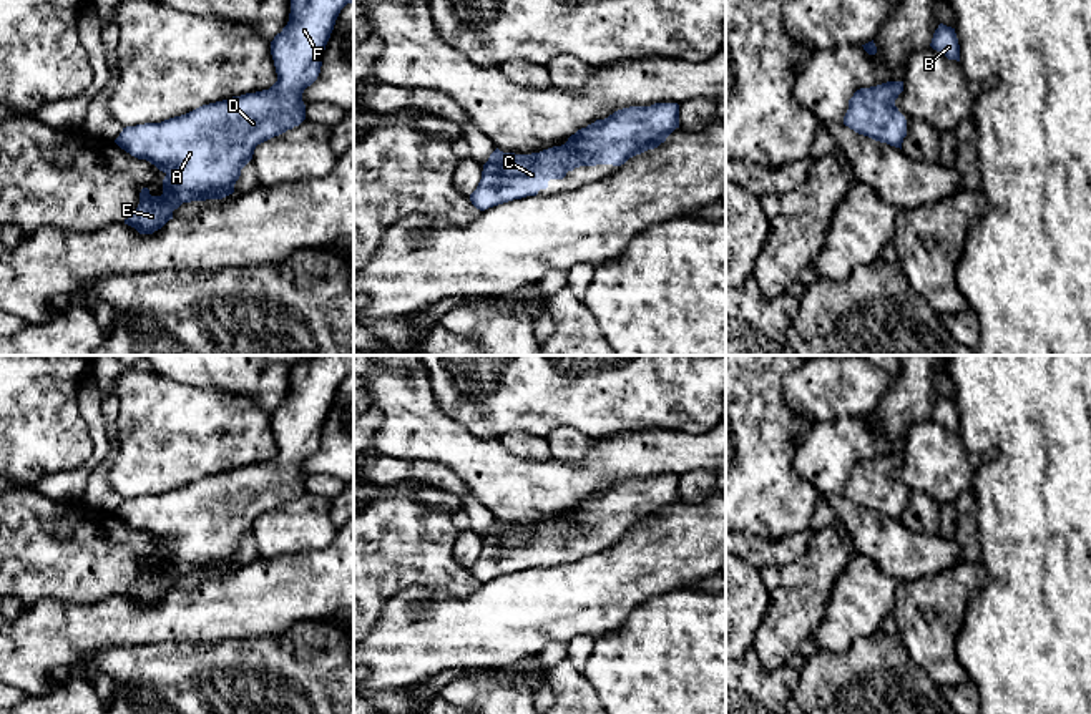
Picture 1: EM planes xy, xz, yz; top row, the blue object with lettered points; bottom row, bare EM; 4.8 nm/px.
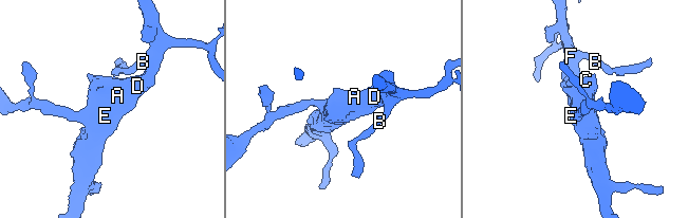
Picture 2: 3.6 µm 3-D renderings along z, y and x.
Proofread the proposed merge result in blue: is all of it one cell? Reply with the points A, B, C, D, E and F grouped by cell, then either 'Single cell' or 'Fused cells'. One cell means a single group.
Groups: A B C D E F. Single cell

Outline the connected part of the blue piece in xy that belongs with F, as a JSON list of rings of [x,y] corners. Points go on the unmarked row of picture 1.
[[[312,355],[291,369],[289,394],[271,413],[277,453],[256,465],[203,477],[186,487],[161,495],[126,498],[115,515],[138,531],[146,531],[166,548],[163,566],[139,565],[139,576],[125,596],[139,606],[161,601],[183,575],[223,571],[234,565],[241,541],[252,531],[257,516],[299,498],[306,491],[302,465],[322,438],[322,427],[340,382],[354,374],[354,355]]]

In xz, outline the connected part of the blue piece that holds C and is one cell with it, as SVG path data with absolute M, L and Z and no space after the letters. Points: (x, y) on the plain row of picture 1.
M654 475L614 483L578 501L561 518L540 525L515 526L498 520L483 536L482 551L470 566L472 576L488 580L536 568L550 551L563 551L580 538L621 538L629 530L658 520L679 500L678 475Z

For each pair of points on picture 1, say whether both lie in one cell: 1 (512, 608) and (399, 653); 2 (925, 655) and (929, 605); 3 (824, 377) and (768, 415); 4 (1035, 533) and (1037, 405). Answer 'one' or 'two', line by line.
1: one
2: one
3: two
4: one

